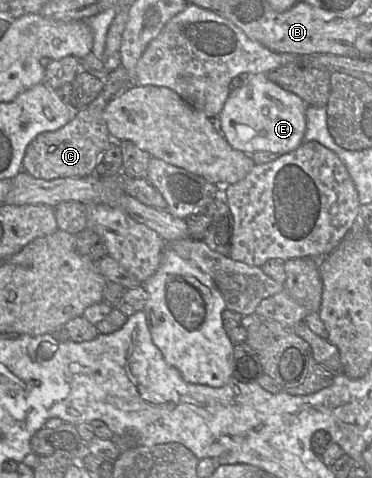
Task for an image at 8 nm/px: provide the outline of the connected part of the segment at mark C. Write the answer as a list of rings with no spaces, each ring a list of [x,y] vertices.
[[[121,64],[111,67],[104,79],[103,90],[95,100],[75,111],[73,119],[66,125],[56,131],[40,133],[28,145],[22,171],[43,180],[93,175],[100,156],[113,141],[103,117],[104,109],[111,100],[131,86],[128,72]]]

